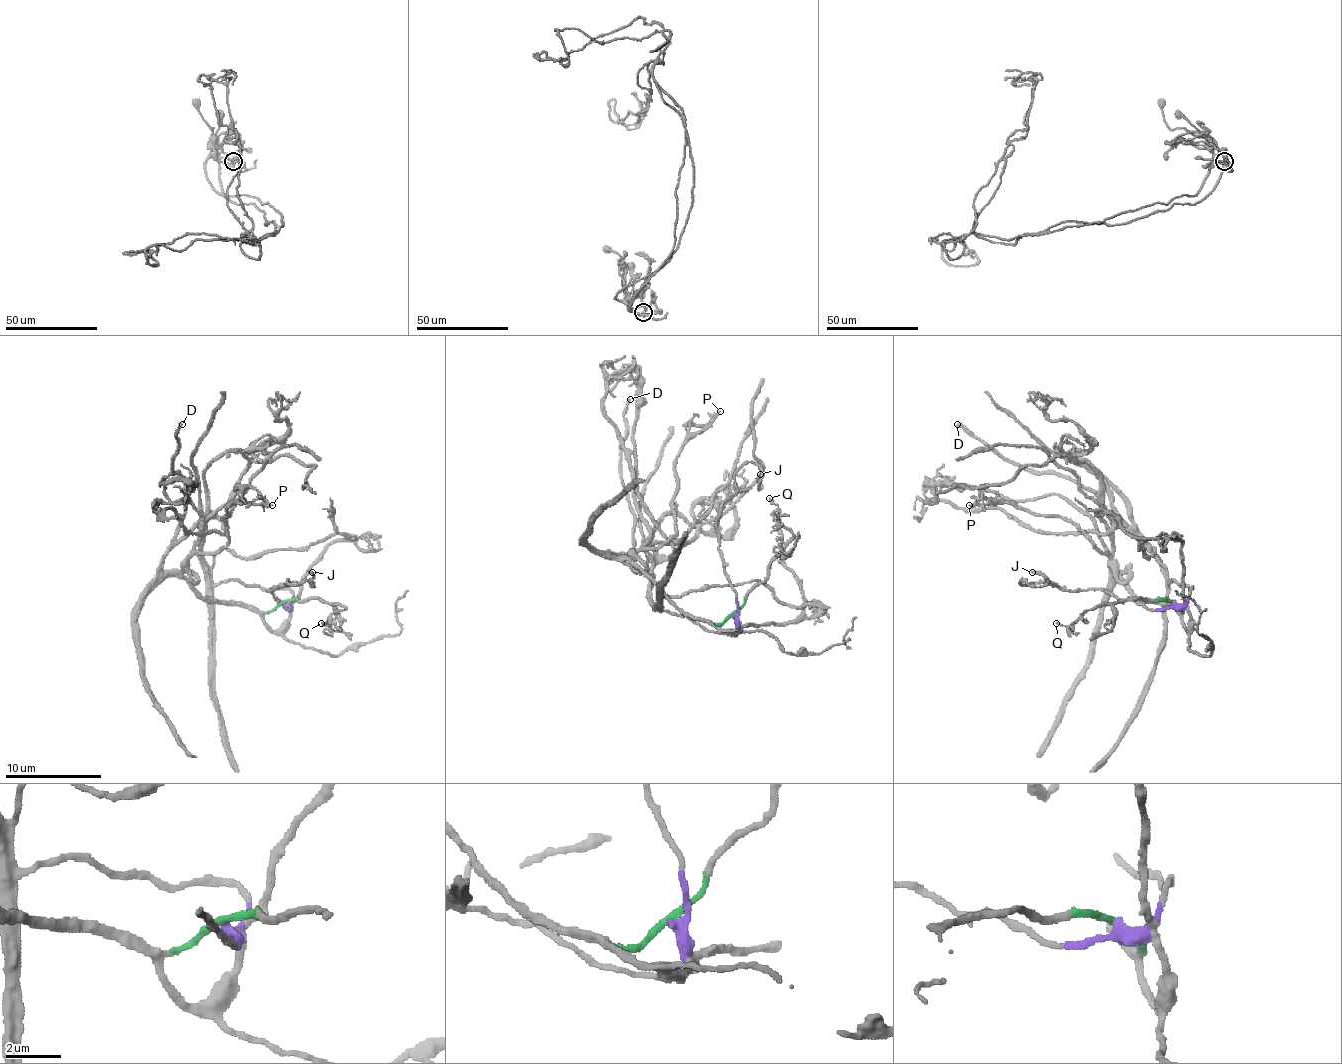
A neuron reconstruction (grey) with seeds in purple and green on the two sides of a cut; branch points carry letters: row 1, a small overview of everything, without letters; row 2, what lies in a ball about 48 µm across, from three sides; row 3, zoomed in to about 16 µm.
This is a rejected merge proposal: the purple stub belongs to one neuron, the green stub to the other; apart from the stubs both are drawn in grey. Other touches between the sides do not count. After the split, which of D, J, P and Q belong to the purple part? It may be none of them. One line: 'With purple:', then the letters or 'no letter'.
With purple: J

